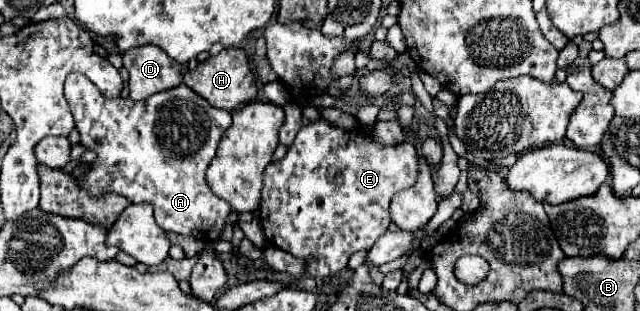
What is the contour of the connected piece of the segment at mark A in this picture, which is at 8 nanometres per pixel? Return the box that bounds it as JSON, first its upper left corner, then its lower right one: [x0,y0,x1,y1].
[64,73,232,243]

